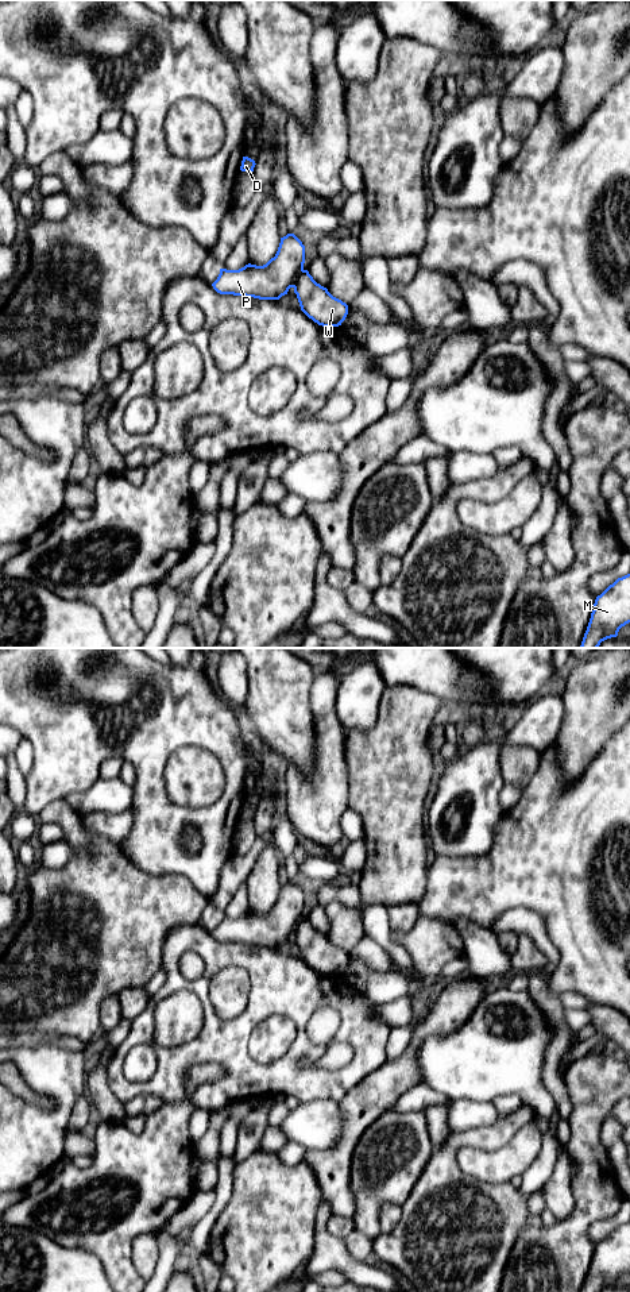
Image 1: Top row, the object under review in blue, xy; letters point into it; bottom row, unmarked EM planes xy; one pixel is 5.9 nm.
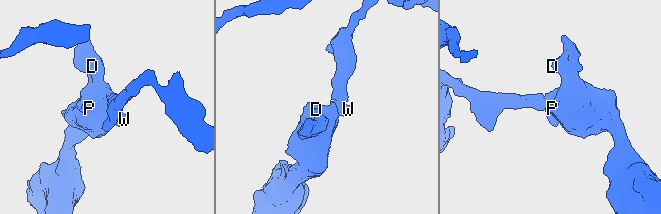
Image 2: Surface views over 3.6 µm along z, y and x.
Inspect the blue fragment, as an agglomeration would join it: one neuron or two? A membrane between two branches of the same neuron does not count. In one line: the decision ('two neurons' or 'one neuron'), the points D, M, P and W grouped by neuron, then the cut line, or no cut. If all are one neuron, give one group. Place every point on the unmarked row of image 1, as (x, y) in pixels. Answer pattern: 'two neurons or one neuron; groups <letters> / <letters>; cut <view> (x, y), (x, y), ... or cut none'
one neuron; groups D M P W; cut none

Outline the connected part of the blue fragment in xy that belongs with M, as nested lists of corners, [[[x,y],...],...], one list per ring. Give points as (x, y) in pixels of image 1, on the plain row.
[[[630,1222],[618,1226],[600,1243],[596,1245],[594,1258],[581,1292],[600,1292],[617,1285],[622,1274],[630,1270]]]

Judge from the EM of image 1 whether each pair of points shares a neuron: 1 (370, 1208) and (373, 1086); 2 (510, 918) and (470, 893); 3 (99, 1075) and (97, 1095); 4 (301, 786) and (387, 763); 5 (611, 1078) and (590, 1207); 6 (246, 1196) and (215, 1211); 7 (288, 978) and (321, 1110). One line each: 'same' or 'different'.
1: different
2: different
3: same
4: different
5: same
6: different
7: different

